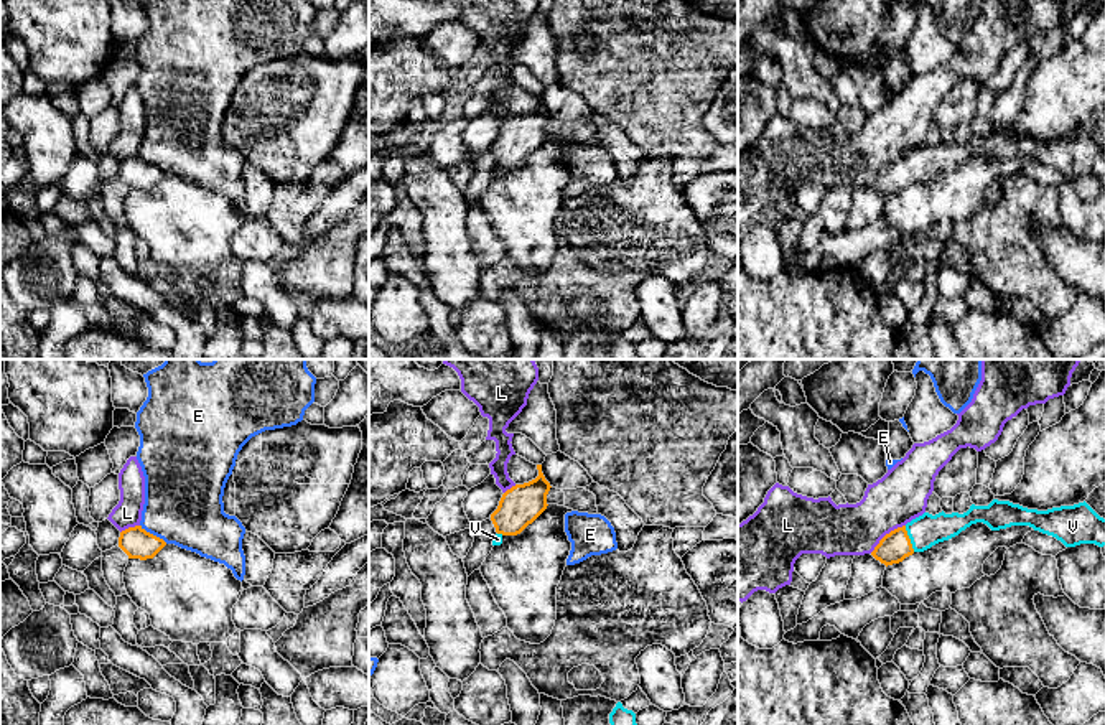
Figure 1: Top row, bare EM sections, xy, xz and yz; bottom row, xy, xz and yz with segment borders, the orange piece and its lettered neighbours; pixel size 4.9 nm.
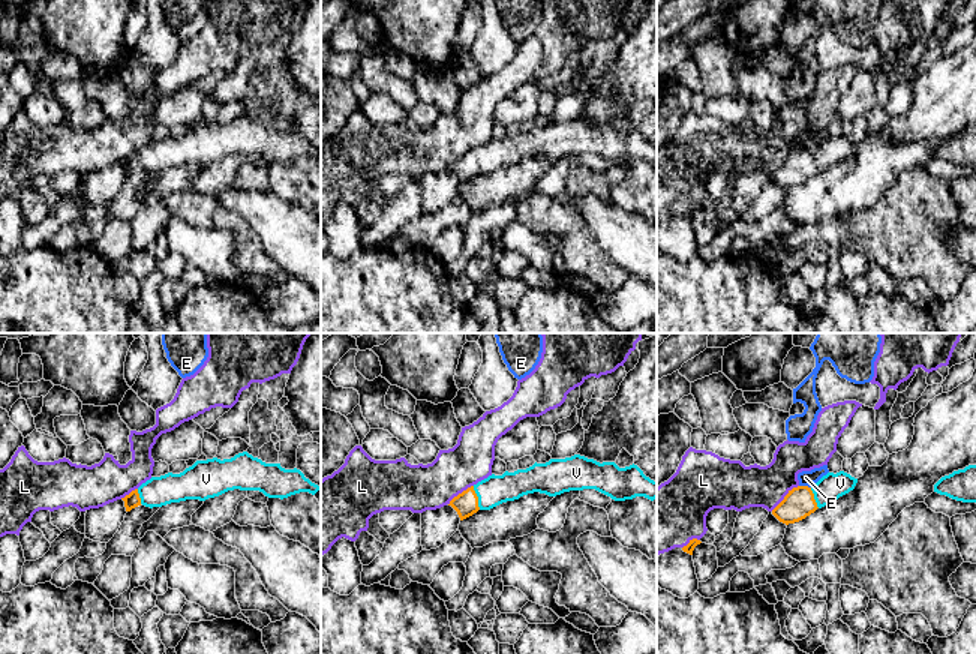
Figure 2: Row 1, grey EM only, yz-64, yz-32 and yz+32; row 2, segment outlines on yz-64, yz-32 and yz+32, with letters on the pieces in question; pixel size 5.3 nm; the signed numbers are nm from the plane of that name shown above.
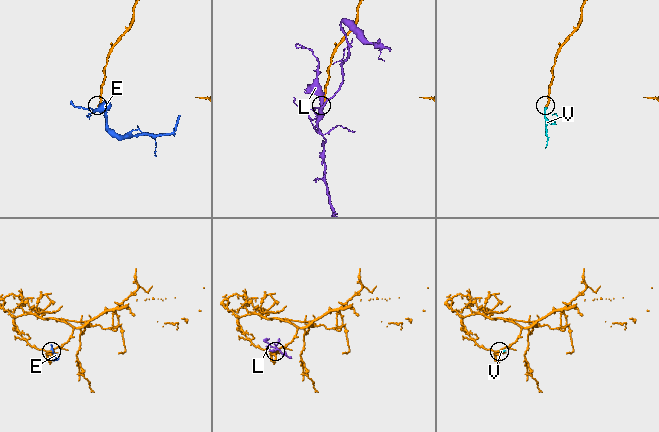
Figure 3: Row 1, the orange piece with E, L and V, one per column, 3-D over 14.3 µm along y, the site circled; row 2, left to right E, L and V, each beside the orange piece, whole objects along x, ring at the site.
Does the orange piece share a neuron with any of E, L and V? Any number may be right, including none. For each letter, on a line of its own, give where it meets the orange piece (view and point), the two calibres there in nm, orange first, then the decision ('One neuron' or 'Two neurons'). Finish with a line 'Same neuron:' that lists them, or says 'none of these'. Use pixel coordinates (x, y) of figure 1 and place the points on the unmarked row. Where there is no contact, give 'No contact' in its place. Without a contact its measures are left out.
E: Touches orange at xy (152, 165). Thickness 150 nm (orange) against 380 nm. Two neurons
L: Touches orange at yz (886, 165). Thickness 150 nm (orange) against 260 nm. Two neurons
V: Touches orange at yz (909, 170). Thickness 150 nm (orange) against 160 nm. One neuron
Same neuron: V

